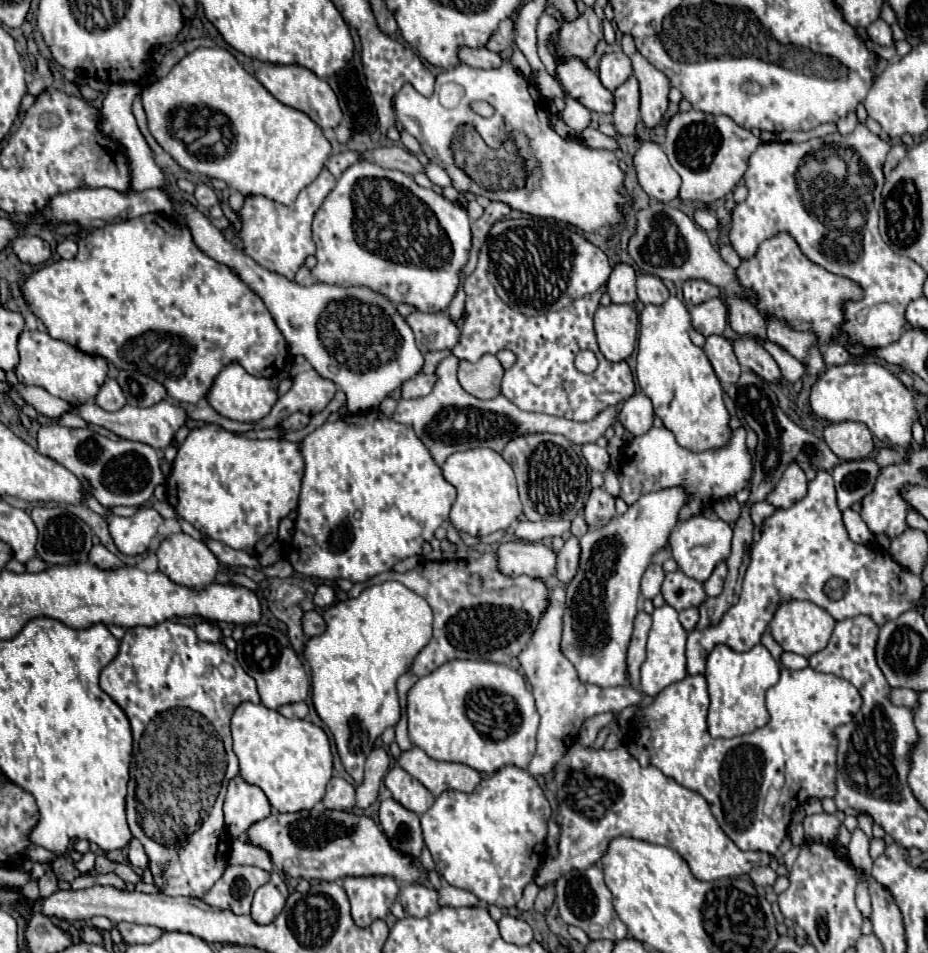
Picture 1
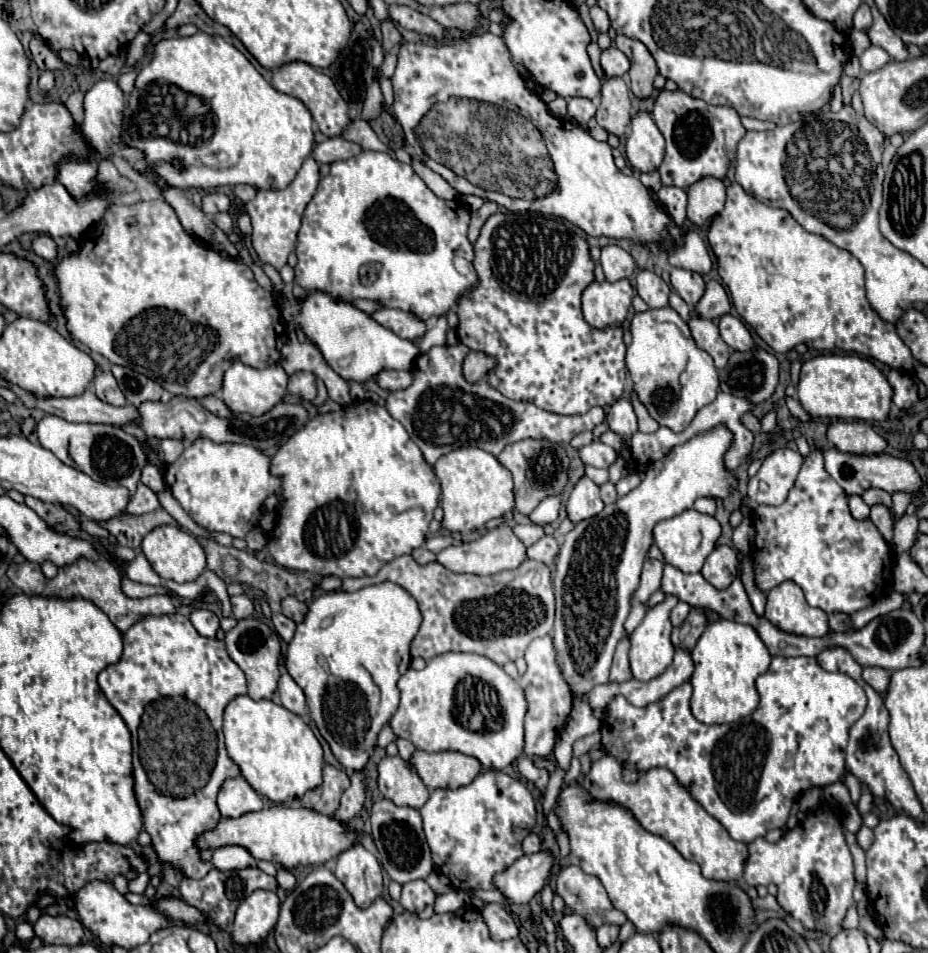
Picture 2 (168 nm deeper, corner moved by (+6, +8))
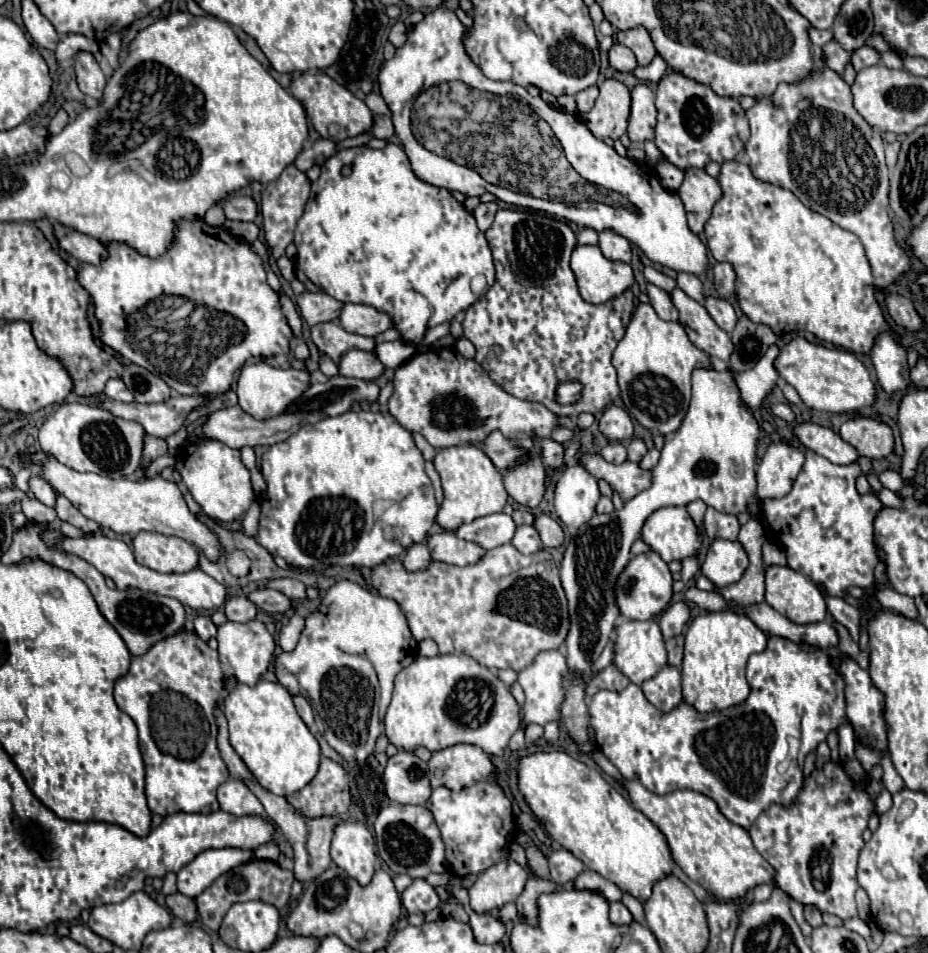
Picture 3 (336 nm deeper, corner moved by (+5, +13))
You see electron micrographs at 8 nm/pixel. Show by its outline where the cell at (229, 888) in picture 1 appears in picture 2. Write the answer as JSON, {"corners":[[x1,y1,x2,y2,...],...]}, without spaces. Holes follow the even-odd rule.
{"corners":[[213,868,205,878,201,880,193,880,193,878,183,878,181,880,181,886,179,886,179,892,181,896,191,902,193,906,197,906,199,910,207,912,211,916,211,920,215,922,215,926,221,926,223,930,227,930,235,918,235,910,237,906,247,898,251,896,255,890,277,890,277,880,269,874,265,874,263,870,259,868,243,868,243,870,217,870]]}

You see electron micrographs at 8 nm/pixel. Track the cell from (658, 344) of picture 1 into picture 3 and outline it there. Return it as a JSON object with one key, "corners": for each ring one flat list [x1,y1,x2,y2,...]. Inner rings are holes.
{"corners":[[638,303,624,337,618,341,612,363,618,371,618,387,624,409,650,433,674,433,690,403,690,375,696,365,710,365,704,351,696,349,680,323,662,321,648,303]]}

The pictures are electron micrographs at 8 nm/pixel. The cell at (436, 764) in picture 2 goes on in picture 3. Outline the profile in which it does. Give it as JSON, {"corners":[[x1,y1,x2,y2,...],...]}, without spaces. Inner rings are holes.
{"corners":[[452,745,436,751,428,767,432,787,448,787,452,791,488,779,494,769,490,757,476,745]]}

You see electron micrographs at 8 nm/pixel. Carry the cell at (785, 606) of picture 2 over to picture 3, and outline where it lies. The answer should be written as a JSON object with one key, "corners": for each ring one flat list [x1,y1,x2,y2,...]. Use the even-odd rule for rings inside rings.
{"corners":[[768,565,766,567,766,603,776,609,780,615,788,617,794,623,818,623,826,619,826,601,822,591,800,571,794,571,790,567,780,565]]}

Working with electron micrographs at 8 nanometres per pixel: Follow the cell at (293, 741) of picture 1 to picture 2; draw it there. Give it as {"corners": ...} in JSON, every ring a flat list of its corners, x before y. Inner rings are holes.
{"corners":[[235,696,225,708,223,732,225,732,227,754,239,766,241,776,261,796,265,796,273,802,279,802,279,804,297,804,309,790,317,788,323,782,321,770,325,766,325,760,323,760,323,748,321,748,319,740,315,738,313,730,309,728,309,724,303,722,303,718,299,714,289,712,281,704,277,704,273,700,255,702,249,696]]}

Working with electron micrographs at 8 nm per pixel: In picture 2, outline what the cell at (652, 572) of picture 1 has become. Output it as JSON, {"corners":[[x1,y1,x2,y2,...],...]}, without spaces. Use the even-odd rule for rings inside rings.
{"corners":[[645,560,643,564,643,574,641,574,641,582,639,588,635,592,635,598,641,602,647,602,647,598,659,590,661,586,661,572,663,572,663,562,659,560]]}

